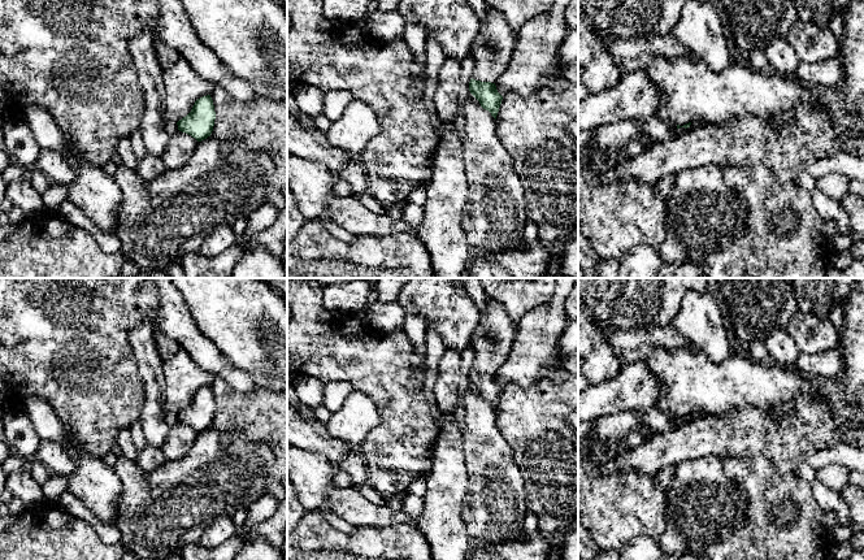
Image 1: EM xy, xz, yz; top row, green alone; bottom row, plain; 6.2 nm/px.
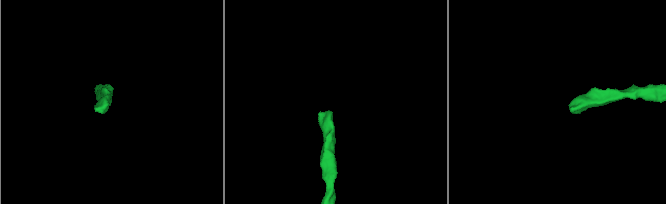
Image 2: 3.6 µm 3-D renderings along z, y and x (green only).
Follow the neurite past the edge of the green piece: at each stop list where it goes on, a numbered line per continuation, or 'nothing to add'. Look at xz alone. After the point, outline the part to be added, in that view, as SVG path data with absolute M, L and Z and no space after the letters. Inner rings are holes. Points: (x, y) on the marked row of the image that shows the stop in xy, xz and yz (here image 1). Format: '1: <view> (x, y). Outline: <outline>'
1: xz (493, 47). Outline: M487 6L487 21L472 43L474 60L472 78L495 83L505 71L516 47L516 32L509 27L504 14Z

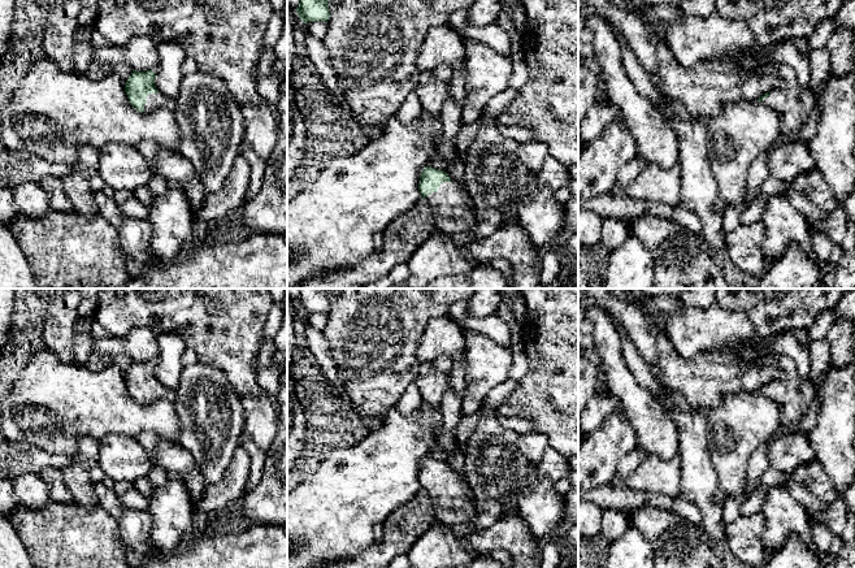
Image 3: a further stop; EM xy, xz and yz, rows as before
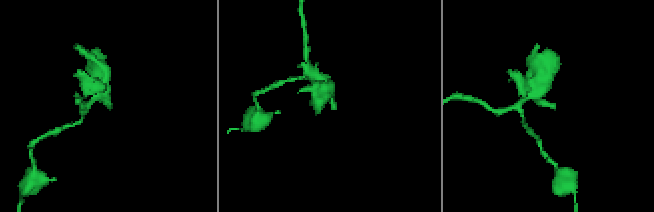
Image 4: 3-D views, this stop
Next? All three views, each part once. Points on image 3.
1: xz (451, 206). Outline: M443 182L437 192L431 192L424 200L429 203L439 231L452 235L472 234L476 230L473 201L464 187Z

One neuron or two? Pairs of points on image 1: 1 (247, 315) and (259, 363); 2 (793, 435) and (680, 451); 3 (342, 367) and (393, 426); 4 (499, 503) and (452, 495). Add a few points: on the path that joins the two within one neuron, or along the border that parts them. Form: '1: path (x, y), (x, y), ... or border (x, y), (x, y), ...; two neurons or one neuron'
1: path (252, 326), (255, 339), (259, 343), (259, 351); one neuron
2: path (764, 437), (708, 437); one neuron
3: path (360, 373), (393, 408); one neuron
4: border (467, 468), (467, 495), (461, 509), (465, 528); two neurons

